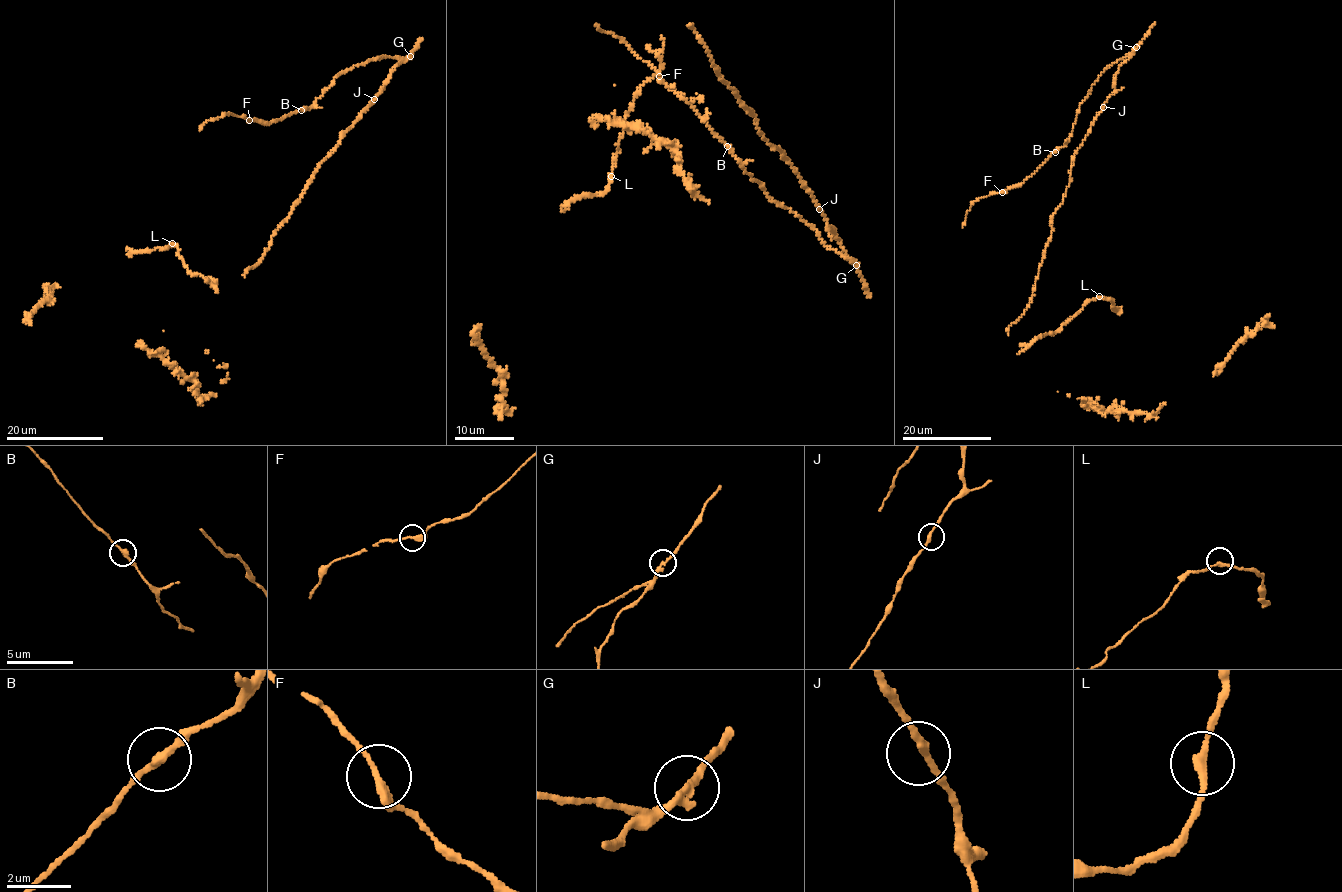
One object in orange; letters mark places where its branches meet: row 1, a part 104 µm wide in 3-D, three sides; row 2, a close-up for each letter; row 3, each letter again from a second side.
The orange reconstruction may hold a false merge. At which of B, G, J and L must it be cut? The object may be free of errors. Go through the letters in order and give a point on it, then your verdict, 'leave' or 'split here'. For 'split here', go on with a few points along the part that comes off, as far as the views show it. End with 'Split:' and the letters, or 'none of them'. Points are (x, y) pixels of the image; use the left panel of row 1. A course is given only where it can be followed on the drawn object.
B: place (301, 110); leave
G: place (410, 56); leave
J: place (374, 99); leave
L: place (172, 243); leave
Split: none of them

